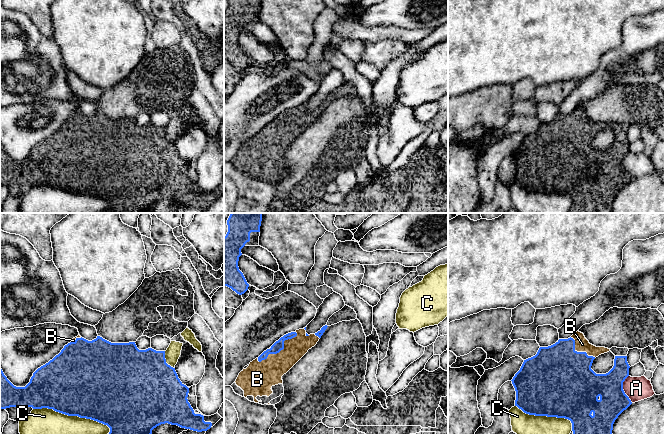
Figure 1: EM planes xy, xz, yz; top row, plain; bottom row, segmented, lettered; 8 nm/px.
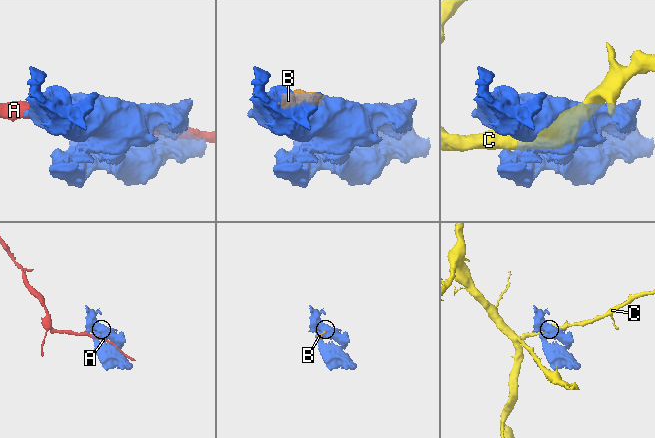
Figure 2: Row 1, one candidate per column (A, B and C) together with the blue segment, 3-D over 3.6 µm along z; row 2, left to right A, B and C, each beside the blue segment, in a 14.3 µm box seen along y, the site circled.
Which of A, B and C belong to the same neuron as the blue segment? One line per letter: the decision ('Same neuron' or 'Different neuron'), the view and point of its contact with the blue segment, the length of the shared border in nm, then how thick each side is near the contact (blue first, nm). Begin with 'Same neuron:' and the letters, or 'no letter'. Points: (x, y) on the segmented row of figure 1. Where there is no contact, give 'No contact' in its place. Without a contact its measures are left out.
Same neuron: no letter
A: Different neuron. Touches blue at yz (622, 389). Shared border 220 nm. Thickness 220 nm (blue) against 190 nm
B: Different neuron. Touches blue at xz (280, 350). Shared border 400 nm. Thickness 80 nm (blue) against 220 nm
C: Different neuron. Touches blue at xy (73, 415). Shared border 650 nm. Thickness 500 nm (blue) against 200 nm

